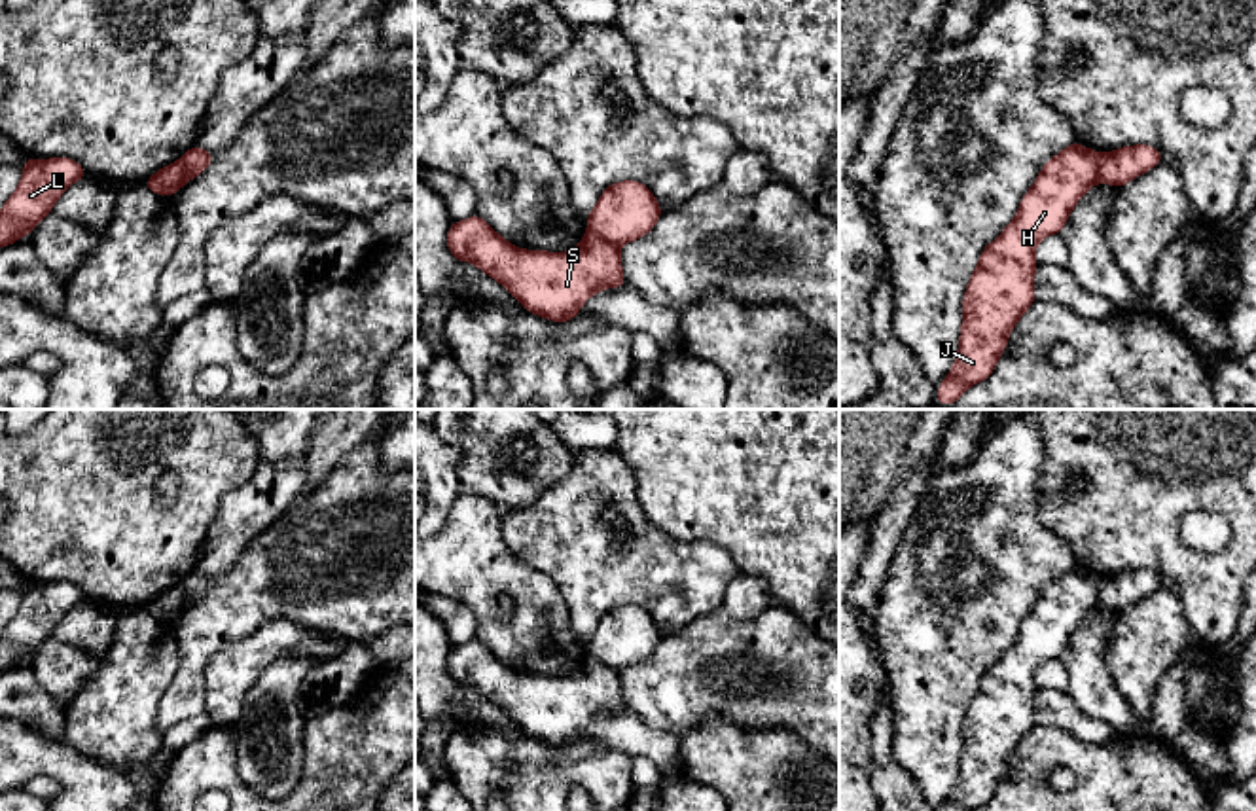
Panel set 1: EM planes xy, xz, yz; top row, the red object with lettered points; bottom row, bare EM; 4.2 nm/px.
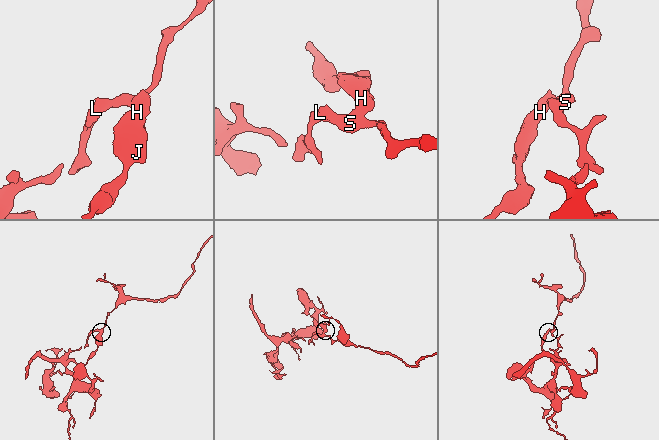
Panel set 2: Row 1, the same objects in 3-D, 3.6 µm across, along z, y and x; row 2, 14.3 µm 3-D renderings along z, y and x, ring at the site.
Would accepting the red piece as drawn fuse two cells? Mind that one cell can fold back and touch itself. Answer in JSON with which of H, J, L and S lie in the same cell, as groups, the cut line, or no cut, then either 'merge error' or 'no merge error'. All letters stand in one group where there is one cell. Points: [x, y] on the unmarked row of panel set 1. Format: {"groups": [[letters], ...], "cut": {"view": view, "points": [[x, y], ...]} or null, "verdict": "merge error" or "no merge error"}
{"groups": [["H", "J"], ["L", "S"]], "cut": {"view": "xz", "points": [[588, 654], [616, 671]]}, "verdict": "merge error"}

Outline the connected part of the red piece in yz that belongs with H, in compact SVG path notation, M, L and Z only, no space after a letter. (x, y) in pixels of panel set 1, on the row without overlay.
M1070 567L1059 580L1044 587L1036 606L1023 620L1015 642L979 680L962 726L959 781L940 811L972 811L993 798L1006 775L1010 756L1034 728L1034 694L1038 690L1034 673L1038 665L1063 656L1074 629L1099 606L1097 597L1103 584L1104 578Z

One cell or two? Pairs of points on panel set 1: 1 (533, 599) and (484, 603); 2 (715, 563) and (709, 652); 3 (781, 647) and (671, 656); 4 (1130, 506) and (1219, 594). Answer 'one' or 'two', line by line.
1: one
2: two
3: one
4: one

